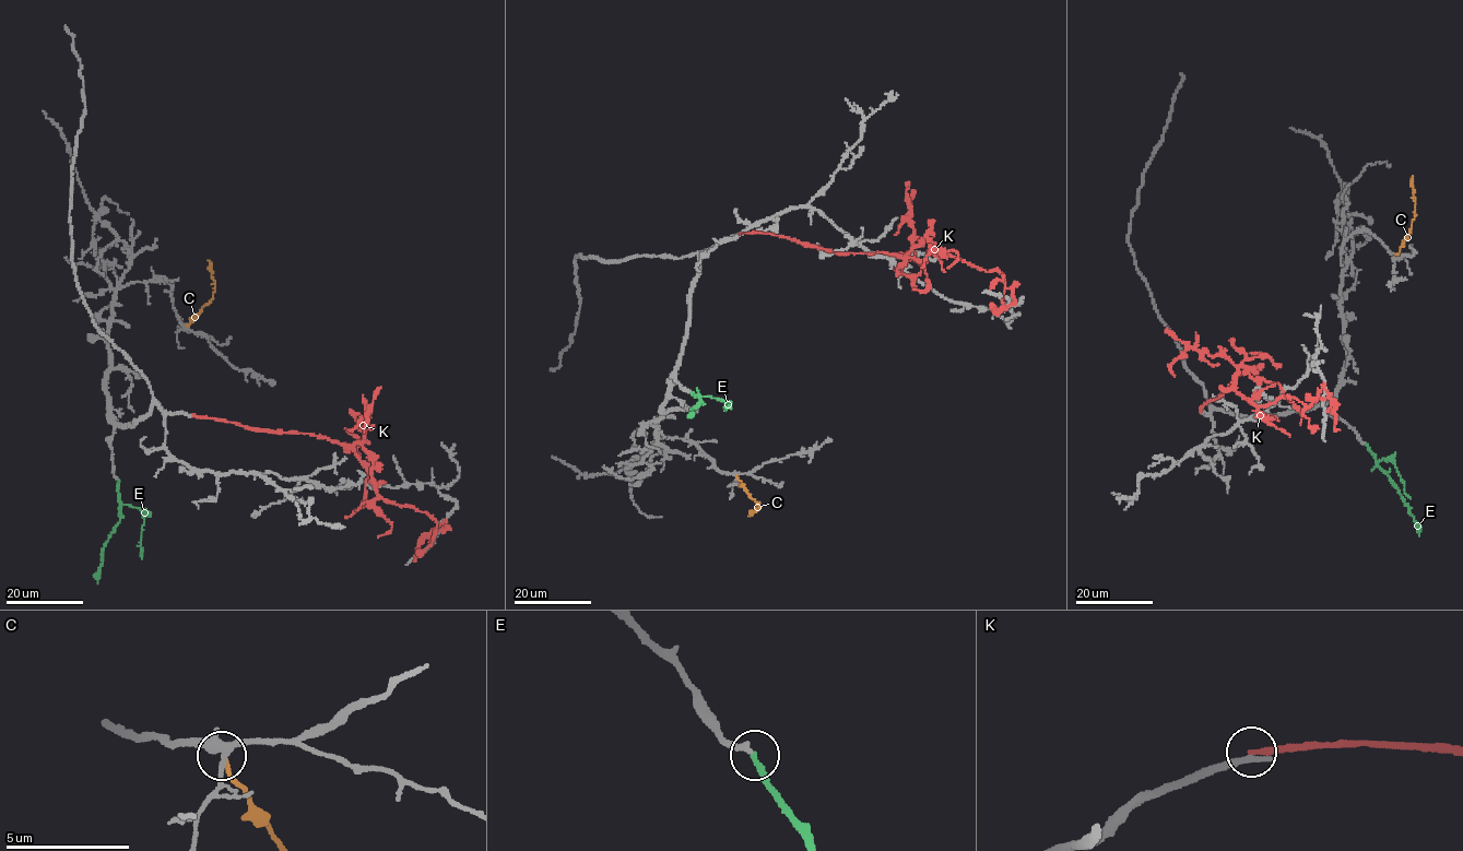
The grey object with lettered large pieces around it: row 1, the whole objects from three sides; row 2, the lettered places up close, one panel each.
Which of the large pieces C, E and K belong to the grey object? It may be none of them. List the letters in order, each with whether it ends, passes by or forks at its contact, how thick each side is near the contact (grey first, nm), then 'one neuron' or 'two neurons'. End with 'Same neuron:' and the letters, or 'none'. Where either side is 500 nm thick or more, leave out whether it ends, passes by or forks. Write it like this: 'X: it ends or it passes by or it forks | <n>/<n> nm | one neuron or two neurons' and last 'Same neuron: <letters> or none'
C: it ends | 360/170 nm | two neurons
E: it ends | 200/200 nm | one neuron
K: it ends | 320/240 nm | two neurons
Same neuron: E

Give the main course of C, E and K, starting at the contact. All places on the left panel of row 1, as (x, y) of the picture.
C: (186, 327), (211, 299), (214, 281), (211, 263), (207, 260)
E: (118, 481), (119, 522), (103, 550), (96, 583)
K: (192, 415), (361, 444), (379, 496), (436, 523), (413, 560)

